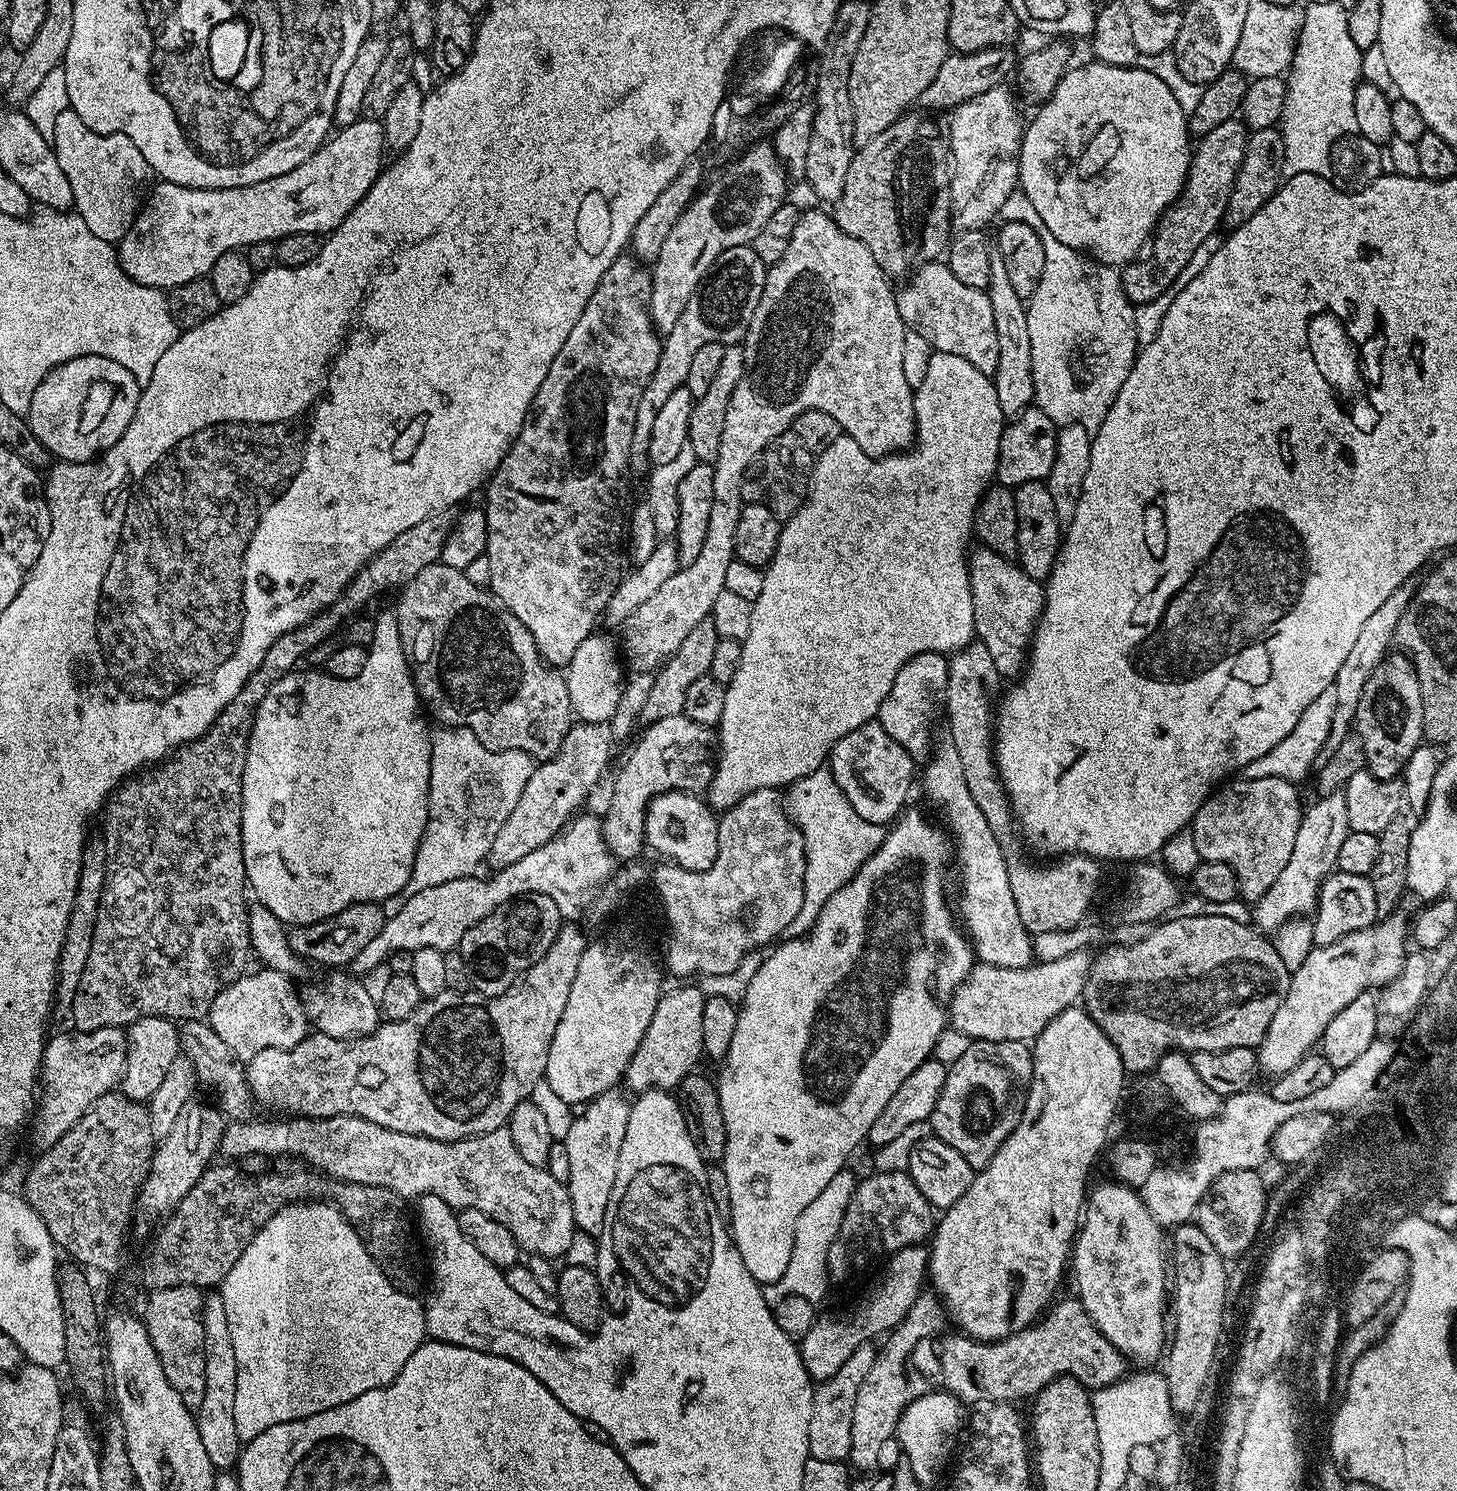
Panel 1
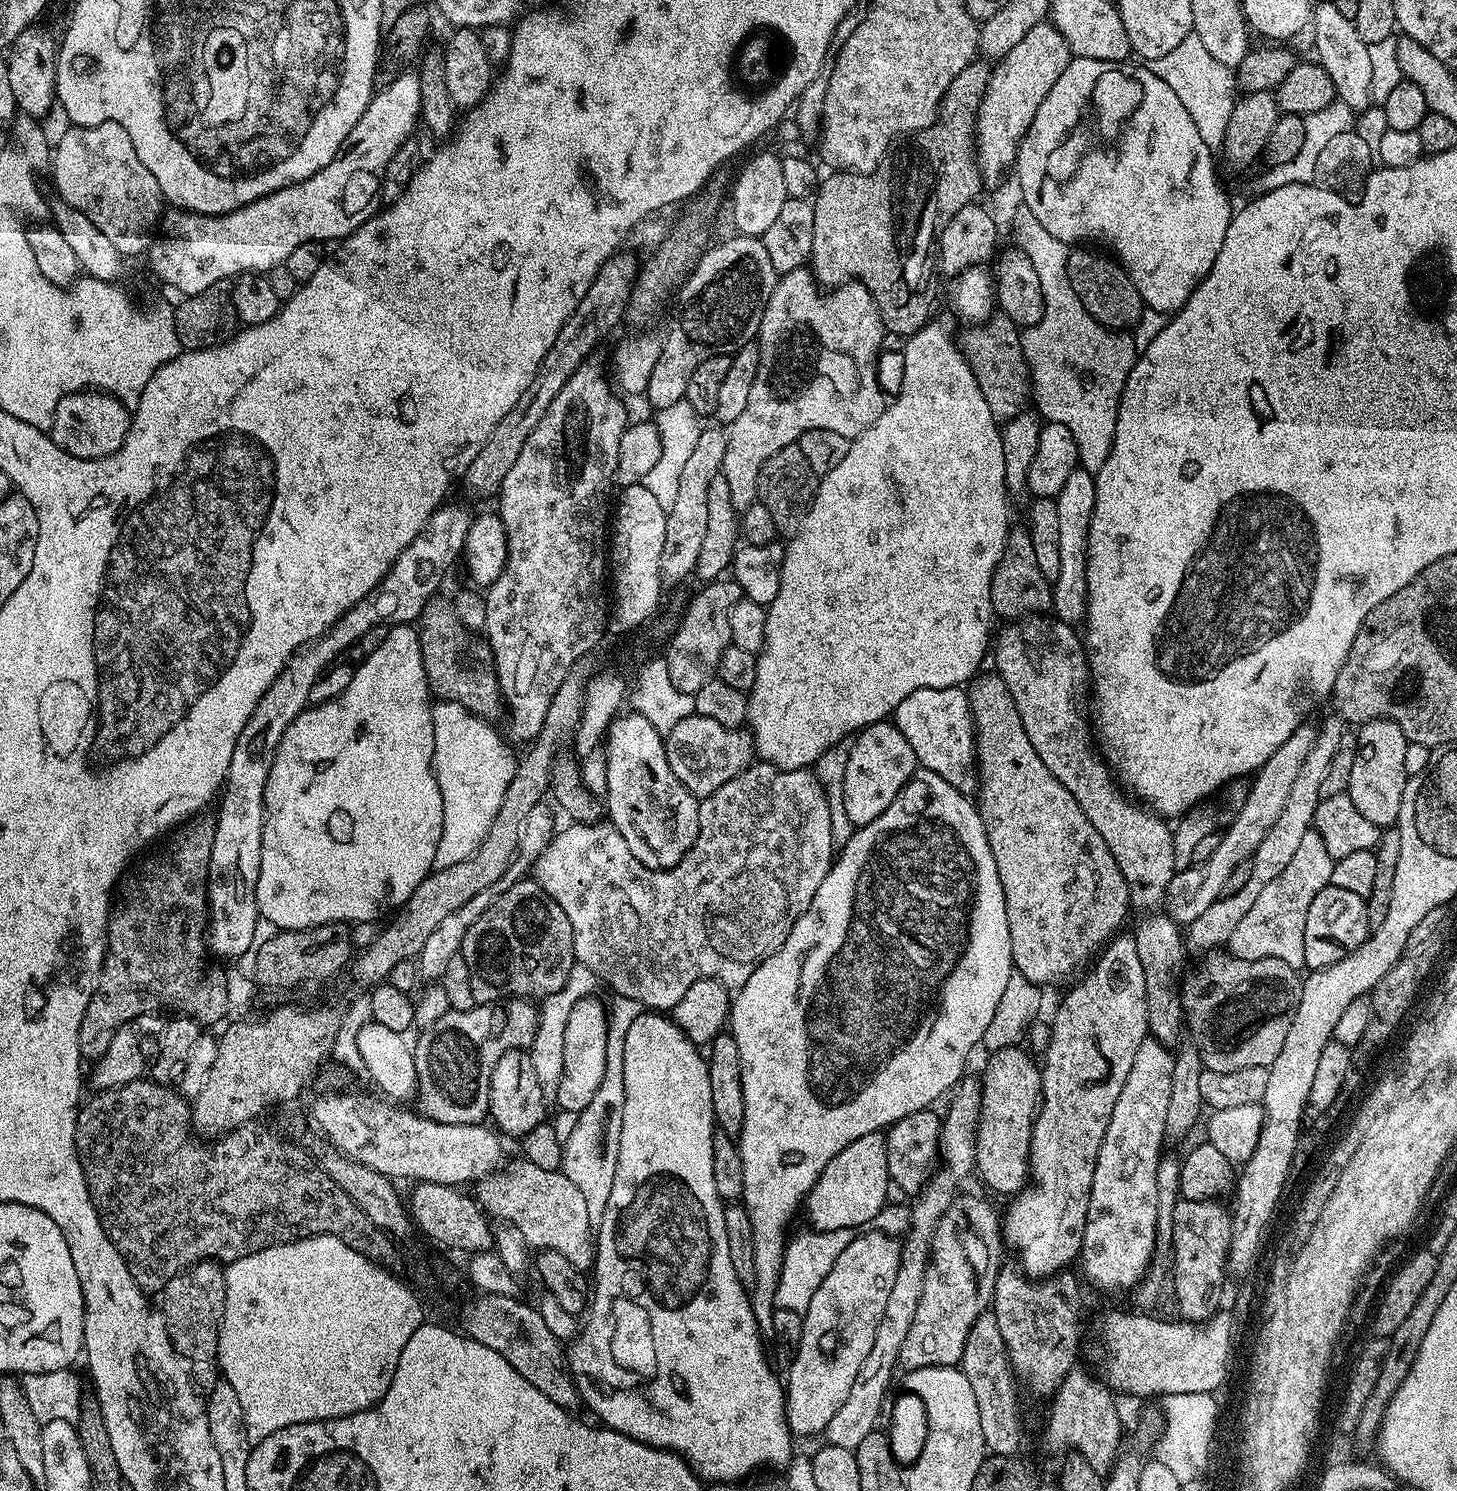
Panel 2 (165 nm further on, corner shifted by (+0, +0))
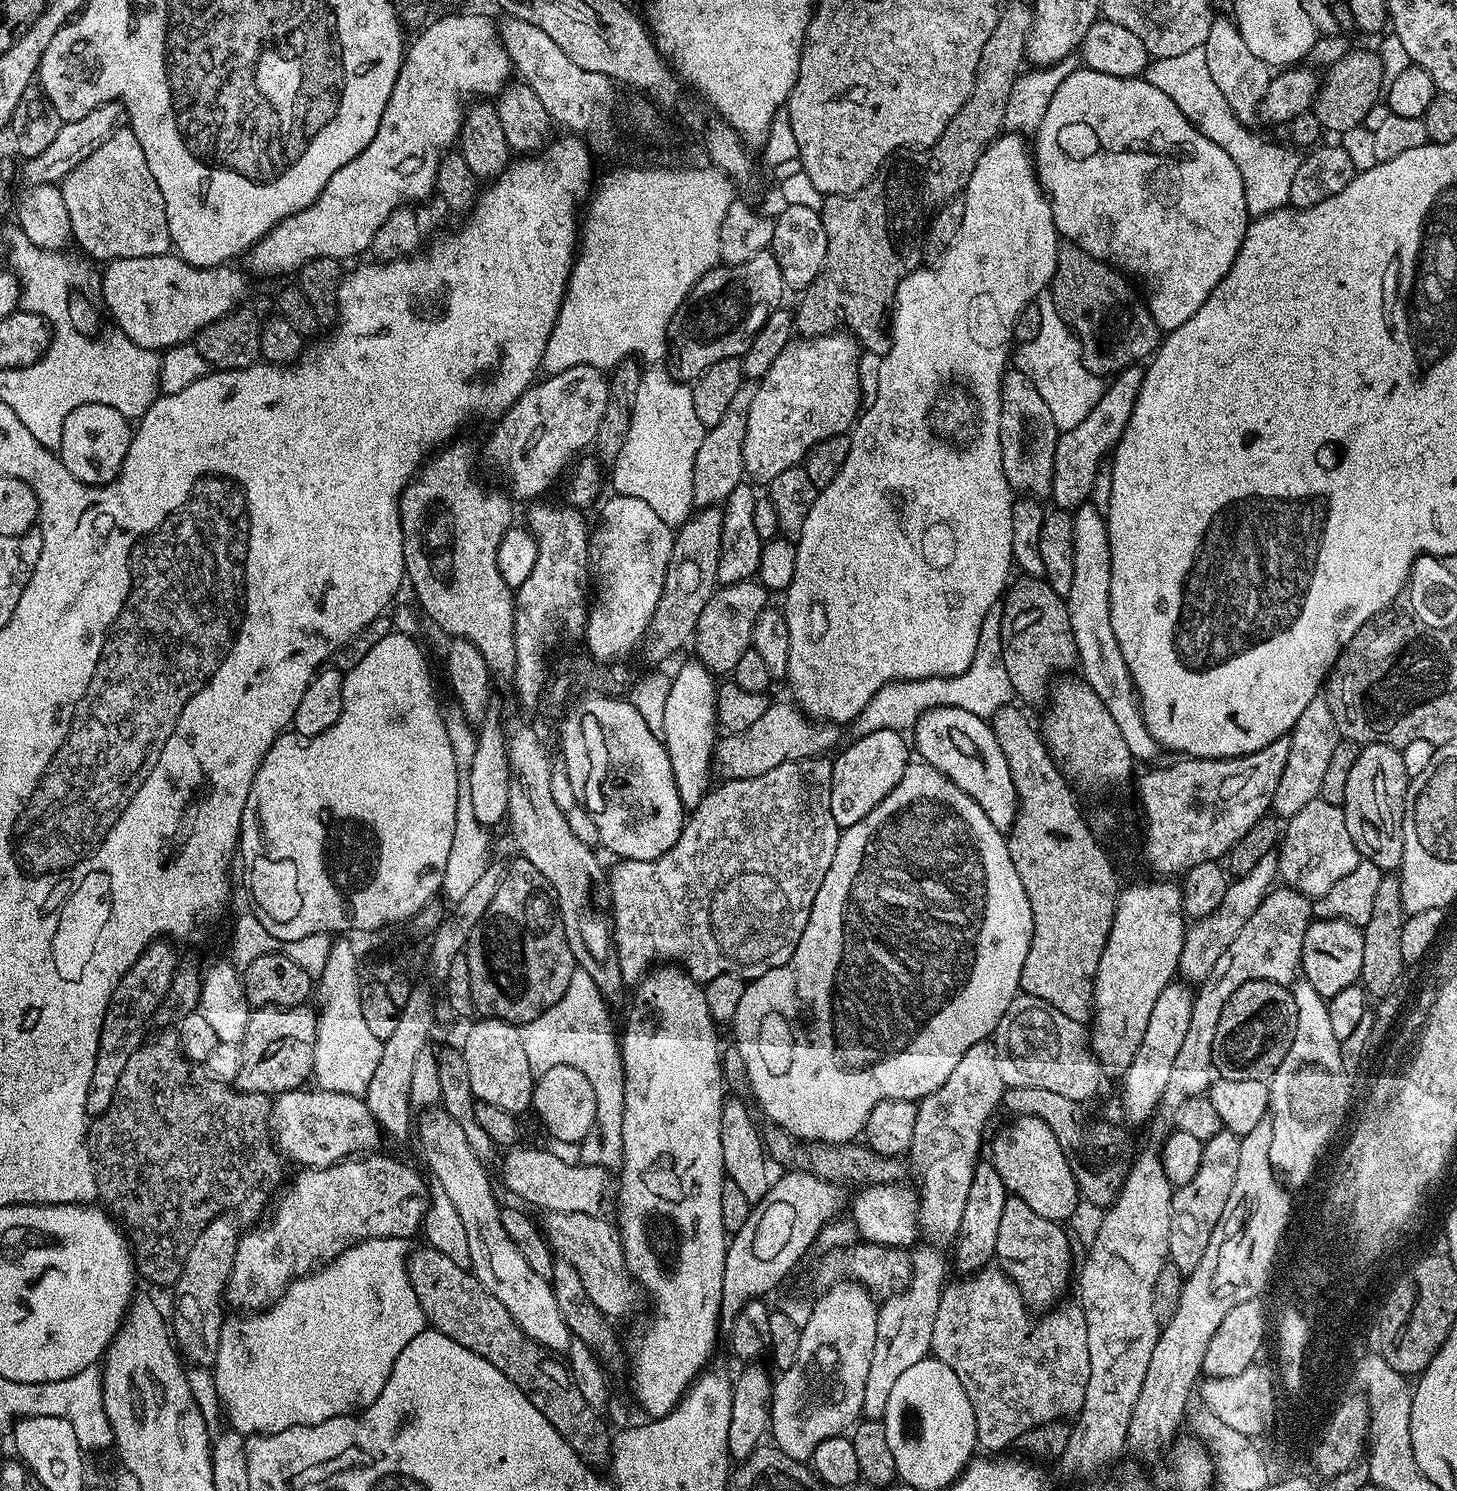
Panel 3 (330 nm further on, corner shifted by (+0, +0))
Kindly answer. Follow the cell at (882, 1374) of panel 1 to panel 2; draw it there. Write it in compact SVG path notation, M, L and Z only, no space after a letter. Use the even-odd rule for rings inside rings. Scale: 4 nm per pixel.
M960 1194L950 1202L946 1214L942 1214L932 1235L932 1251L928 1253L928 1269L922 1282L922 1294L918 1298L918 1308L914 1310L914 1320L910 1322L910 1331L906 1333L906 1342L902 1342L898 1364L904 1372L913 1372L926 1366L951 1368L959 1365L970 1326L982 1311L980 1284L976 1279L988 1272L988 1260L984 1255L988 1248L1001 1247L1001 1244L1002 1220L998 1215L998 1208L996 1212L995 1206L986 1197Z

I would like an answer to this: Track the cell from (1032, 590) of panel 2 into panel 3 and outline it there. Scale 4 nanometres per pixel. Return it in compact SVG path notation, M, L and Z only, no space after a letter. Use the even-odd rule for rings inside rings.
M1021 575L1019 579L1011 581L1002 597L1002 662L1006 662L1006 674L1013 693L1019 699L1021 696L1025 705L1043 705L1054 677L1067 673L1071 669L1068 667L1077 663L1074 634L1070 630L1070 614L1065 597L1054 594L1043 578Z

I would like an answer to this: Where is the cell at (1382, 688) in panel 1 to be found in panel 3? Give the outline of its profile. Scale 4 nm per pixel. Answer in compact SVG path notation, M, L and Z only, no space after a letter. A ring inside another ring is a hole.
M1365 744L1346 782L1346 798L1342 805L1346 830L1350 830L1350 838L1354 838L1354 846L1361 857L1374 862L1384 874L1399 869L1403 860L1404 799L1409 779L1401 749L1389 744Z

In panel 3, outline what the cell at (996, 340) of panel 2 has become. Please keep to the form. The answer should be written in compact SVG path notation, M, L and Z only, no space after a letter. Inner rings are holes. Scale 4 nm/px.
M1015 370L1005 371L998 393L1000 402L1000 445L1002 446L1002 470L1008 479L1008 485L1013 493L1025 497L1048 498L1052 494L1052 479L1054 478L1054 450L1058 429L1054 426L1054 417L1046 402L1042 402L1042 394L1034 390L1034 382L1026 378L1026 374Z

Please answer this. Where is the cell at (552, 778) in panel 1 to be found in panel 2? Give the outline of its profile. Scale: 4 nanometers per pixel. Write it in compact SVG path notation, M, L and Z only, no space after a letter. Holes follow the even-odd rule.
M541 802L538 806L534 806L534 810L526 818L526 823L522 825L522 838L518 838L516 857L512 859L510 866L506 866L506 874L502 874L502 878L498 878L498 882L490 882L490 886L486 886L486 890L474 894L474 898L470 898L470 902L466 902L466 906L454 910L454 914L449 914L440 923L438 930L434 930L434 934L430 934L426 946L422 946L418 957L421 981L440 982L446 965L455 955L460 954L460 947L466 938L466 930L470 930L470 926L474 926L474 922L478 922L478 918L482 918L482 914L486 914L486 910L490 910L490 906L494 902L498 902L498 898L502 898L502 894L506 894L506 890L510 890L510 886L514 886L514 882L525 879L533 871L536 859L542 854L542 850L546 850L546 846L552 841L554 835L553 809L549 808L547 808L547 803Z

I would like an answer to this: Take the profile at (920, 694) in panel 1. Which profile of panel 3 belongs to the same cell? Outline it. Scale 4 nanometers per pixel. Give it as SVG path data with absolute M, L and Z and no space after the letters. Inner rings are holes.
M954 706L926 710L916 719L910 740L915 755L917 752L923 763L946 774L962 794L970 794L970 798L986 810L986 818L990 818L996 828L1011 829L1020 803L1014 790L1014 778L1010 778L1010 766L1006 766L1006 757L1002 755L1002 746L998 746L998 738L994 738L994 730L985 717Z

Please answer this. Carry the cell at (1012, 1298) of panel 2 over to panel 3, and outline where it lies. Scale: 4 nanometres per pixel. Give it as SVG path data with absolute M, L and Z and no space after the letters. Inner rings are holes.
M1009 1195L1006 1207L1002 1210L1002 1218L998 1221L995 1259L1000 1260L999 1267L1004 1275L1009 1276L1018 1286L1029 1309L1051 1309L1068 1288L1068 1275L1071 1272L1073 1275L1074 1264L1072 1268L1072 1244L1064 1228L1063 1223L1042 1218L1042 1214L1026 1206L1022 1198Z

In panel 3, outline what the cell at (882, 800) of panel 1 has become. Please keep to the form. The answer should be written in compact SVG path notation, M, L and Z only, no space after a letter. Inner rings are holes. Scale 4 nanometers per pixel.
M874 730L874 734L866 734L851 741L853 744L841 754L832 760L832 777L830 778L830 814L834 814L834 822L841 830L854 826L854 822L862 822L894 786L904 776L907 770L910 757L910 744L901 733L894 730Z

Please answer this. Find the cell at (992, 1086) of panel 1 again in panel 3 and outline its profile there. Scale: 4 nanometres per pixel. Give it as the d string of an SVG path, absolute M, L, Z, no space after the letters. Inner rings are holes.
M1017 1116L1009 1119L1009 1124L997 1134L991 1137L992 1156L990 1162L994 1170L998 1170L1006 1190L1026 1202L1026 1206L1031 1206L1037 1214L1042 1214L1042 1218L1050 1218L1057 1222L1068 1222L1068 1219L1076 1212L1076 1207L1082 1204L1080 1188L1076 1185L1076 1175L1072 1173L1072 1162L1068 1154L1062 1150L1058 1138L1054 1138L1054 1130L1042 1122L1042 1118L1033 1116Z

